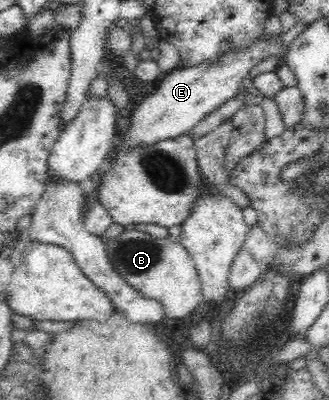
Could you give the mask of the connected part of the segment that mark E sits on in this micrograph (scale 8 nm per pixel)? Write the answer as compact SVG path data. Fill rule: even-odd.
M264 30L262 36L258 40L252 40L252 44L248 44L246 48L232 48L212 60L204 60L202 64L172 69L157 81L156 91L147 95L132 111L130 128L123 136L123 142L127 142L127 146L138 146L188 134L188 130L206 114L222 106L226 99L237 96L242 88L242 80L258 62L272 57L280 58L285 51L281 36L269 36Z

